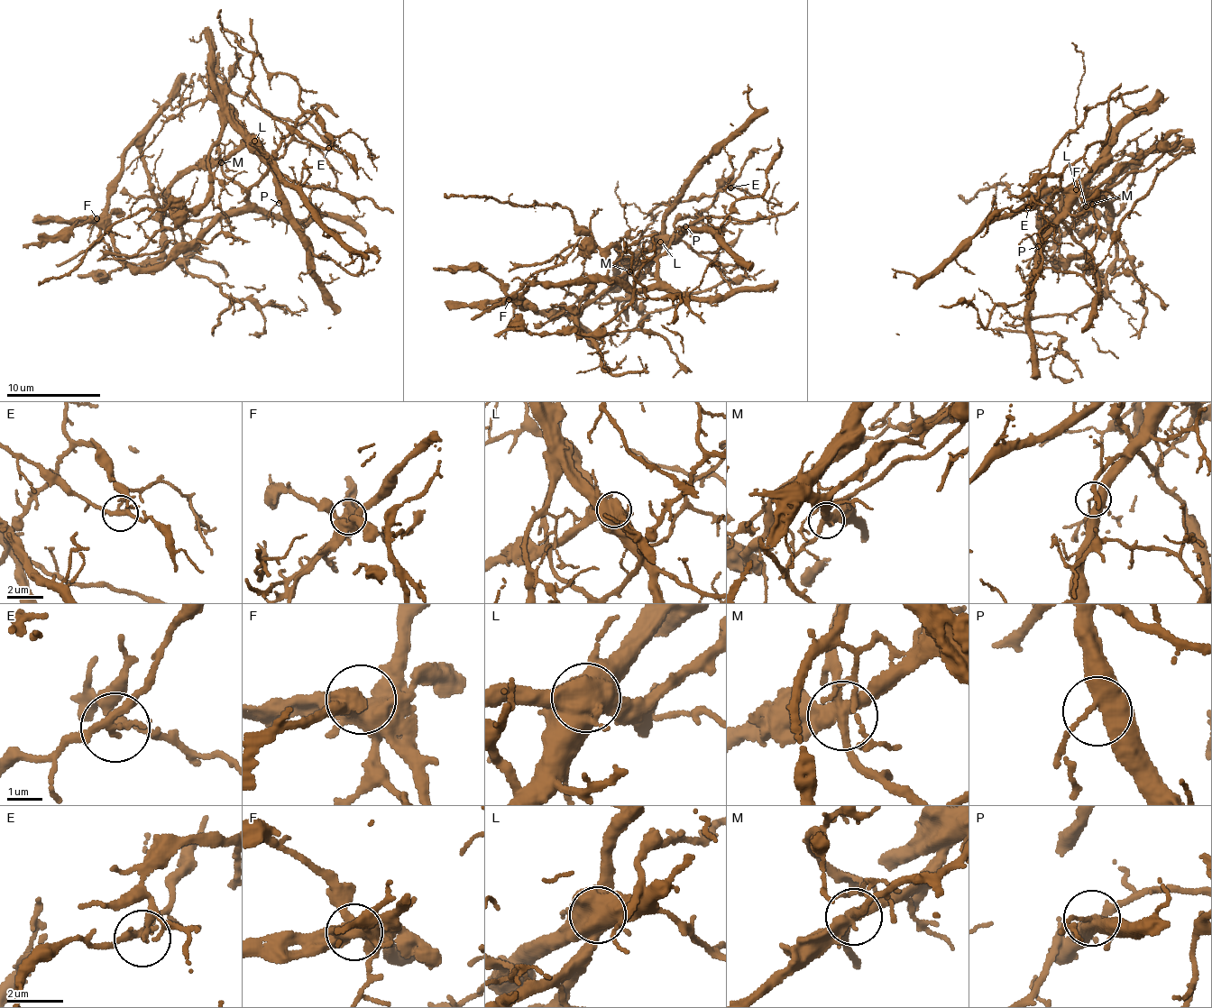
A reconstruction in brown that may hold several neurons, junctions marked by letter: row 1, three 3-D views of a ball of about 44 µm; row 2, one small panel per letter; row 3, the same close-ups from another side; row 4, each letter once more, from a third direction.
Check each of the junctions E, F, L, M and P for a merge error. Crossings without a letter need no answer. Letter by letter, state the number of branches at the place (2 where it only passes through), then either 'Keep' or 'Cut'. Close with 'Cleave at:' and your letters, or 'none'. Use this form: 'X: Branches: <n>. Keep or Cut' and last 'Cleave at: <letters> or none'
E: Branches: 4. Cut
F: Branches: 4. Keep
L: Branches: 5. Cut
M: Branches: 4. Cut
P: Branches: 4. Keep
Cleave at: E, L, M

